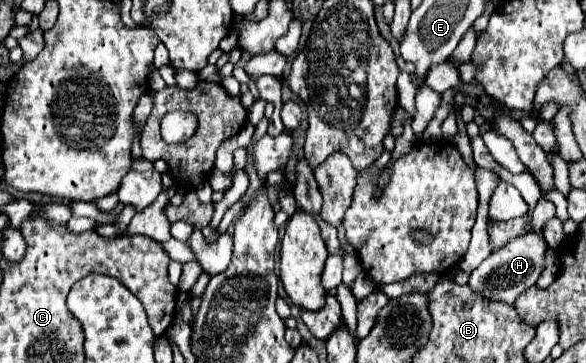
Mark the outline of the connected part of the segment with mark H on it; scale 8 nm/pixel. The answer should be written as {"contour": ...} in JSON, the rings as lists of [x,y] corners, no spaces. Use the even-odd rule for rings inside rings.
{"contour":[[[529,233],[525,237],[511,239],[503,249],[491,253],[473,273],[469,279],[469,287],[479,291],[479,295],[487,295],[487,299],[503,299],[505,303],[515,303],[517,297],[527,291],[531,285],[537,283],[545,269],[545,253],[547,243],[541,235]]]}

